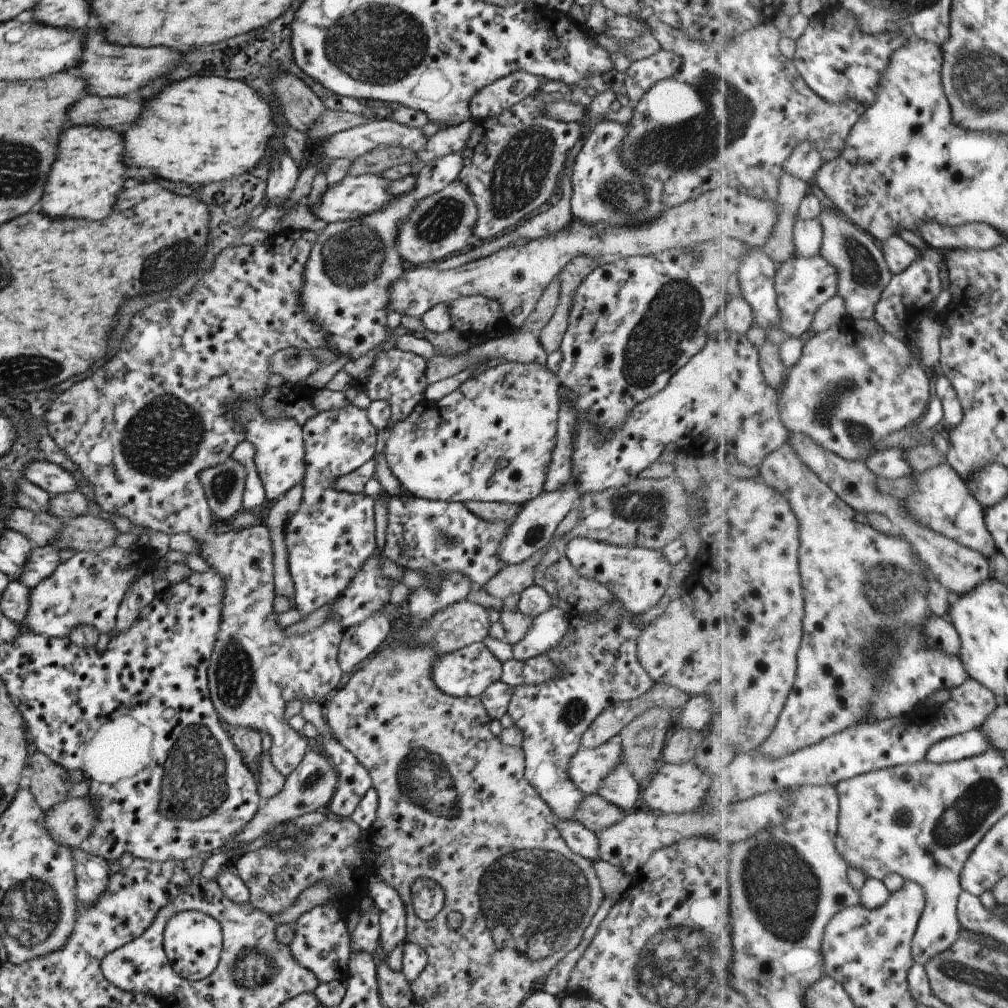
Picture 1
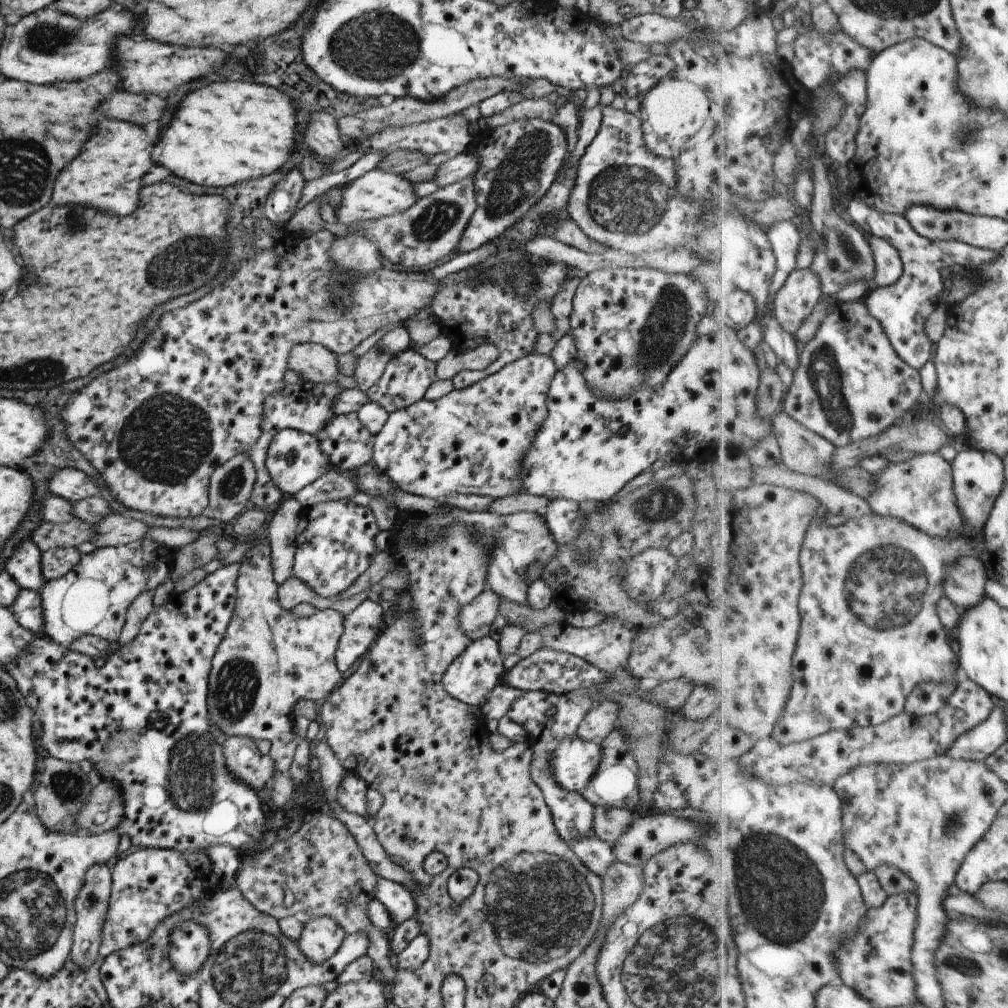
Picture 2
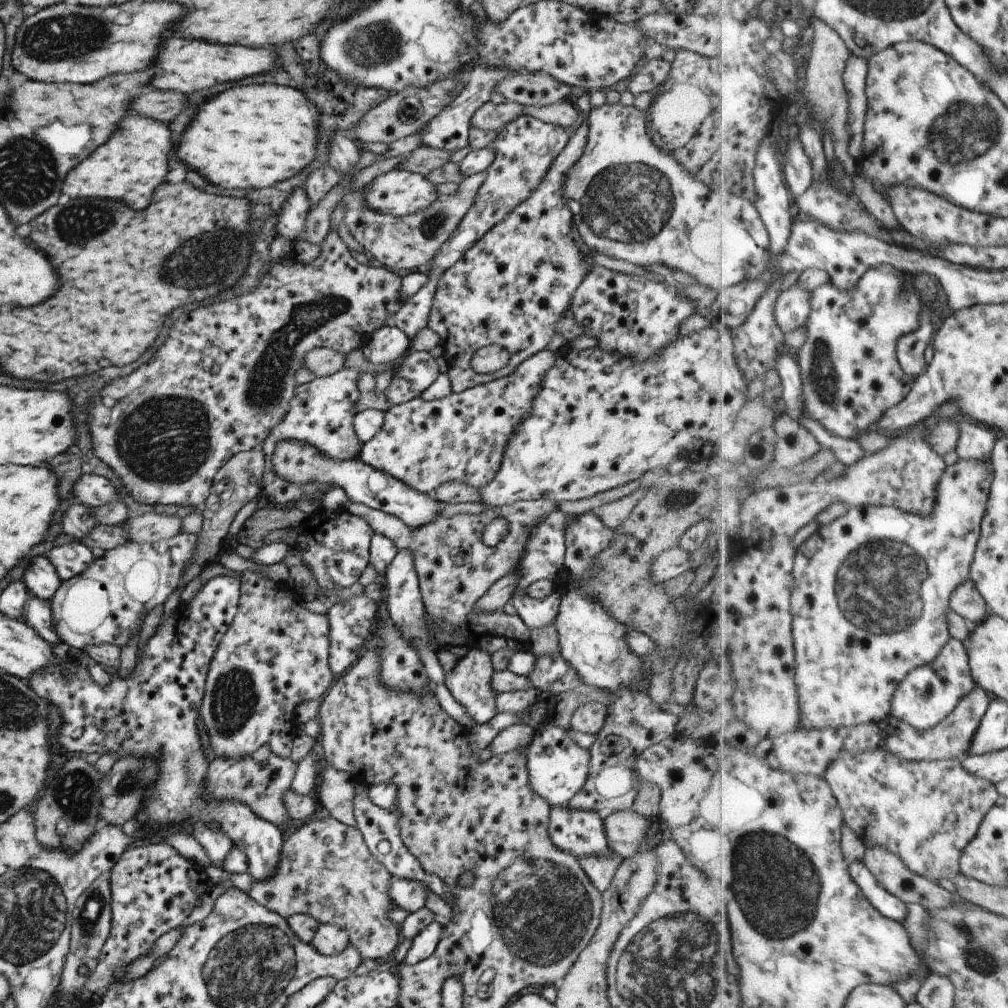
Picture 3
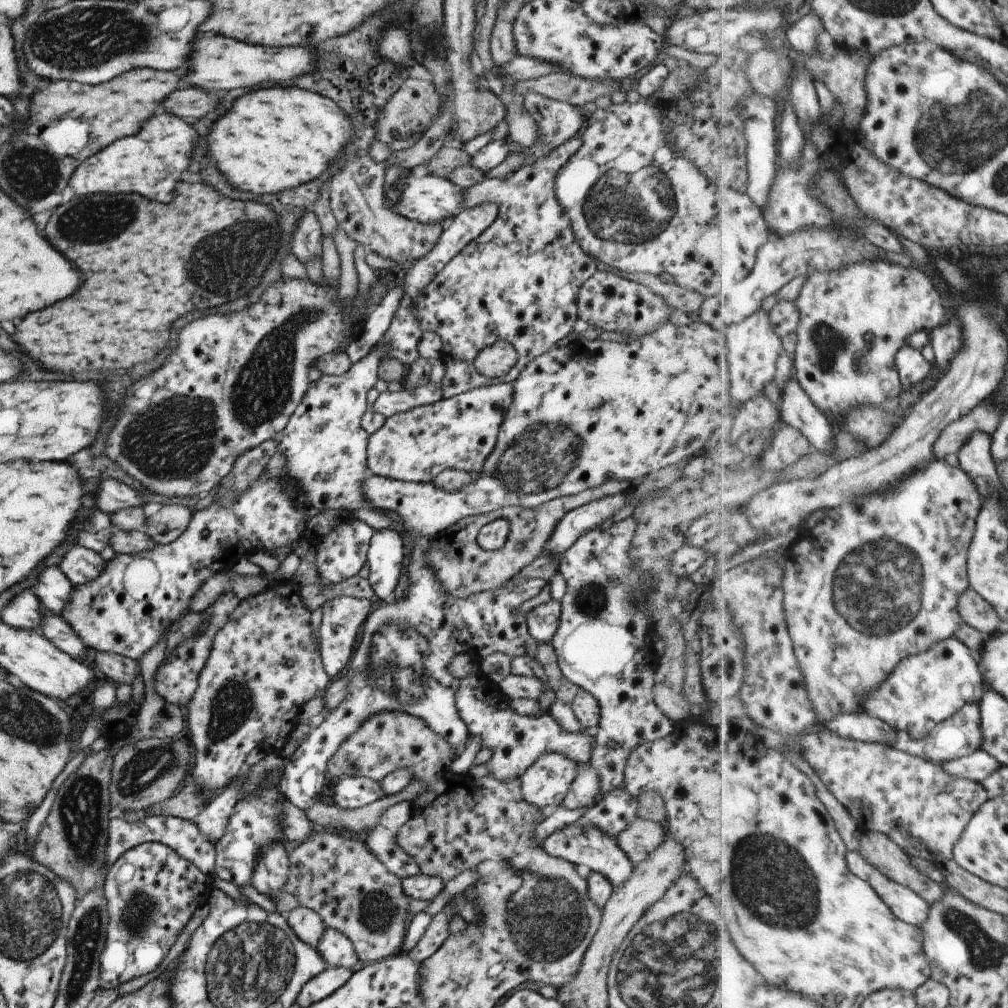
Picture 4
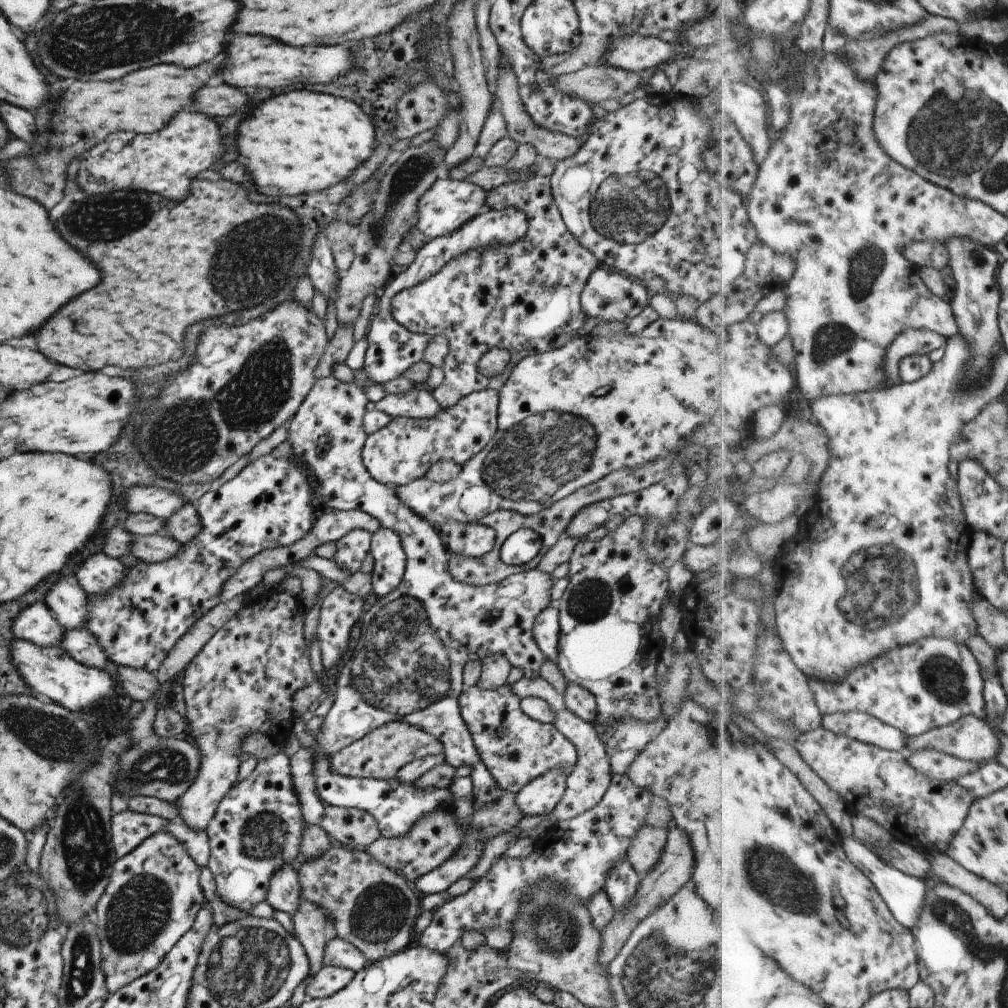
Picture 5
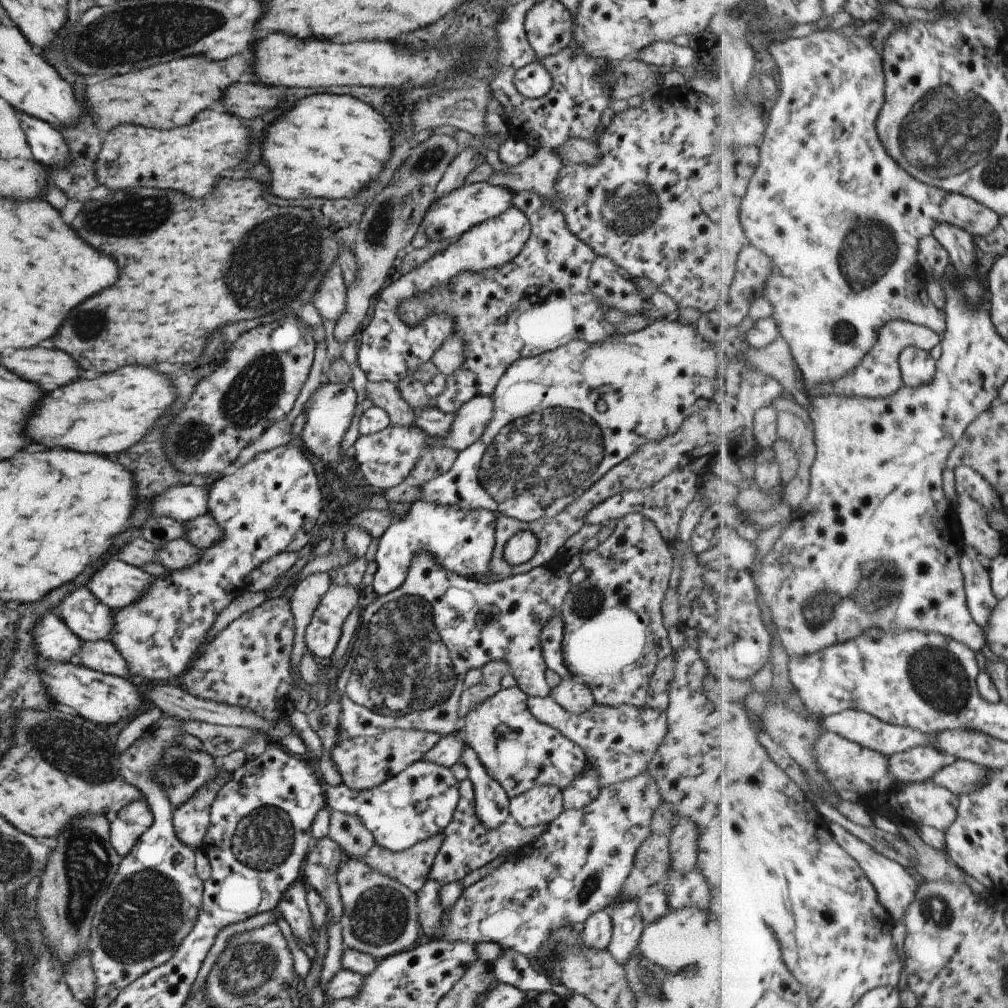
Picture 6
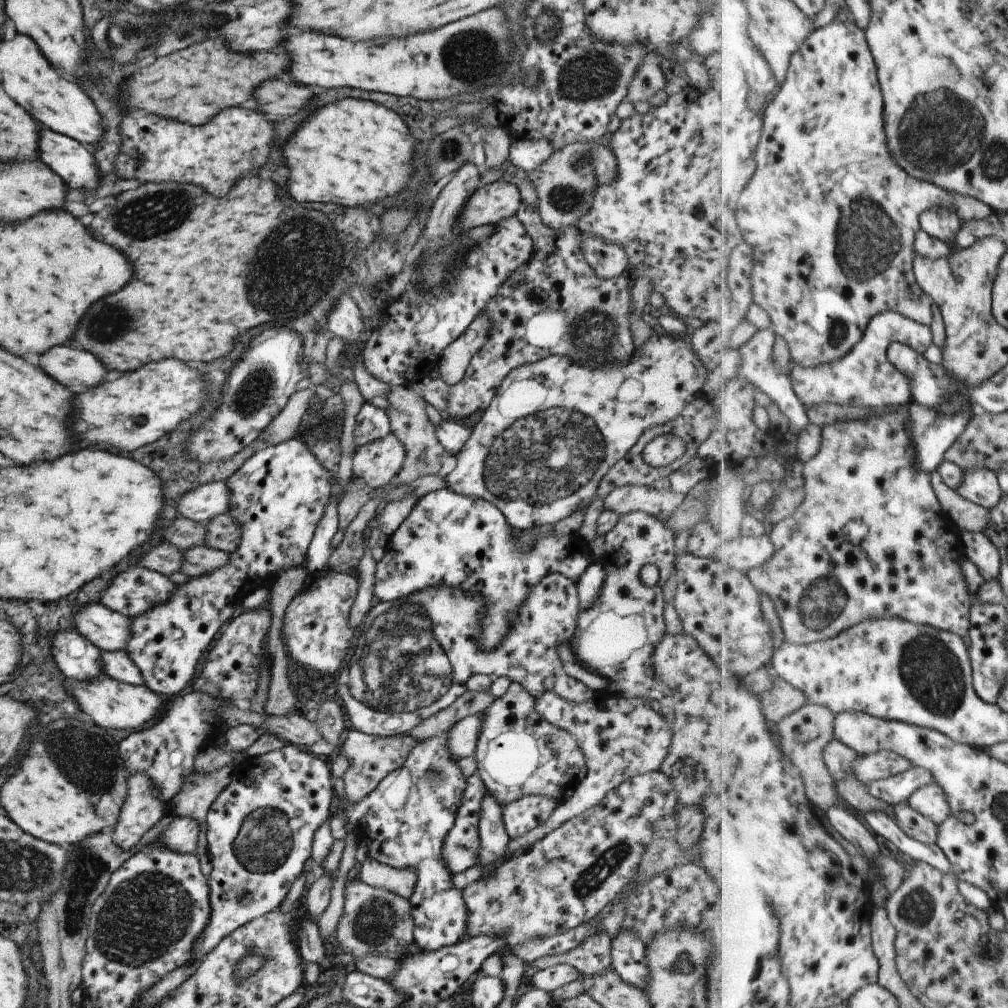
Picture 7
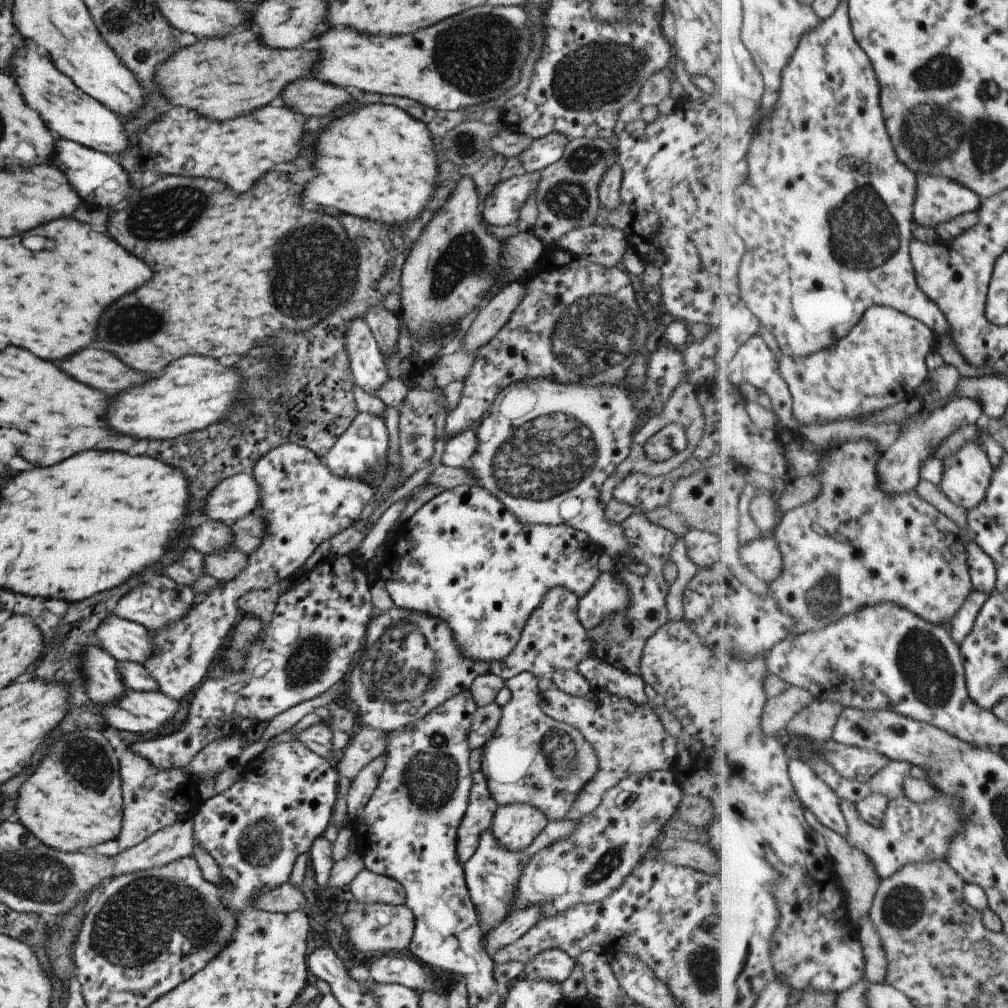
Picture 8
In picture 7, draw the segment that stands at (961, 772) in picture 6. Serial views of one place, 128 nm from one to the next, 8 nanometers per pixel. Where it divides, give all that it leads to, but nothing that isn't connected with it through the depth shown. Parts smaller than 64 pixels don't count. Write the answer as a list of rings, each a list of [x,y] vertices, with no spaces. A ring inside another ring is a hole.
[[[913,767],[897,776],[869,782],[868,787],[873,796],[898,805],[907,803],[916,790],[933,783],[937,783],[933,773],[923,767]]]

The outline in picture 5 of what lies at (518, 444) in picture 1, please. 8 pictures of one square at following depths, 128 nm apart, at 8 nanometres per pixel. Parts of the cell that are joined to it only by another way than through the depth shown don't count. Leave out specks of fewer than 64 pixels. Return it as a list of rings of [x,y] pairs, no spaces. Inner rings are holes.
[[[483,389],[466,394],[453,406],[439,409],[435,417],[426,419],[393,417],[385,426],[366,435],[360,454],[363,466],[373,480],[390,487],[396,487],[423,477],[429,467],[440,460],[462,465],[464,462],[468,462],[468,459],[477,454],[491,440],[497,428],[497,407],[498,392],[495,389]]]

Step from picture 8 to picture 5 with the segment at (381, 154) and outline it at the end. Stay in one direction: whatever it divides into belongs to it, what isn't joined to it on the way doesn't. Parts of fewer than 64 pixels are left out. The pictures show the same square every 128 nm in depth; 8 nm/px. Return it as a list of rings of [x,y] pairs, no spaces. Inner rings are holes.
[[[311,90],[259,102],[237,126],[237,158],[259,194],[295,196],[329,190],[361,166],[375,148],[373,122],[353,102]]]

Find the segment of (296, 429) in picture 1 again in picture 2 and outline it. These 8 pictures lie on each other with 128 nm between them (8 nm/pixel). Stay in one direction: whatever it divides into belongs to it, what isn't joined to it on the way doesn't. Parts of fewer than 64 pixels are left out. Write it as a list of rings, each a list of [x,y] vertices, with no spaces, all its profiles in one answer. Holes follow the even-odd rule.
[[[285,428],[271,438],[265,456],[265,470],[267,470],[269,478],[273,480],[273,486],[277,486],[277,490],[285,498],[293,497],[307,484],[321,478],[325,472],[346,473],[346,470],[327,462],[325,454],[319,448],[319,442],[313,436],[291,428]]]

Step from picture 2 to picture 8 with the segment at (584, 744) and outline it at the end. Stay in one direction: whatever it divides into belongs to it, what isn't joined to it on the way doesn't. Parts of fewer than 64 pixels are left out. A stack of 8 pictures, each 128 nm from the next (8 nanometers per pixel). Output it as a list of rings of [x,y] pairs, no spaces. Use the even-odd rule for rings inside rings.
[[[529,804],[499,805],[490,823],[491,836],[509,852],[525,850],[548,824]]]

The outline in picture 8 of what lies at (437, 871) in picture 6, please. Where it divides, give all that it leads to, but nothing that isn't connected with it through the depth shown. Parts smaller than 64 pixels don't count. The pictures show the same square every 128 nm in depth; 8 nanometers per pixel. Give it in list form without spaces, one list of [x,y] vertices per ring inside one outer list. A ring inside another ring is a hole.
[[[480,771],[472,773],[471,781],[467,808],[457,828],[457,858],[461,864],[475,852],[481,834],[490,828],[493,814],[498,808],[487,791],[485,776]]]

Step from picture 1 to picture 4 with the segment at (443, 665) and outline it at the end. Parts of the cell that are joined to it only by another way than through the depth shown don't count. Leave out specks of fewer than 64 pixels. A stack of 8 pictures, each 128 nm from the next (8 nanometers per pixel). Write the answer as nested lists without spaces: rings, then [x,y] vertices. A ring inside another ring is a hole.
[[[477,670],[477,675],[467,675],[457,679],[458,683],[454,692],[454,705],[457,709],[459,718],[466,726],[469,735],[480,738],[482,748],[487,747],[492,750],[492,755],[487,762],[489,774],[498,781],[508,781],[511,777],[521,776],[522,772],[532,765],[532,762],[543,753],[561,753],[573,762],[587,763],[590,760],[591,749],[594,743],[594,737],[587,733],[567,732],[562,726],[559,726],[548,713],[540,717],[521,716],[510,710],[509,700],[503,697],[499,691],[487,684],[483,674]]]

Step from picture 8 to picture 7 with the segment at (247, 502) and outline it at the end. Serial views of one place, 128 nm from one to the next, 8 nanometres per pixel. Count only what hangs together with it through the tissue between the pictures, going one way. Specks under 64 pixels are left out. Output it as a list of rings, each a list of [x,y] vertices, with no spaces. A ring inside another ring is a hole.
[[[224,481],[205,483],[188,490],[176,502],[176,516],[204,524],[211,517],[226,513],[228,488]]]

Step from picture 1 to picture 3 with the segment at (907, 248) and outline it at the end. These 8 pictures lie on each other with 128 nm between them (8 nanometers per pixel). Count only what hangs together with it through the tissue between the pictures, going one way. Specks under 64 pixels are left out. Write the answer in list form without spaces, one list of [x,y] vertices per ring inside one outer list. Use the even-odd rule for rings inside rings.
[[[883,263],[871,267],[865,273],[865,276],[861,277],[860,282],[857,284],[858,287],[852,291],[842,291],[833,282],[829,282],[821,286],[820,289],[812,292],[812,311],[805,324],[805,327],[808,328],[808,339],[800,348],[799,352],[796,353],[796,357],[802,370],[806,416],[810,419],[819,421],[835,436],[846,439],[857,439],[861,434],[865,434],[867,430],[871,430],[874,427],[877,428],[877,424],[884,417],[884,414],[887,413],[889,409],[897,406],[901,401],[904,401],[905,397],[913,390],[916,378],[908,375],[904,367],[901,366],[900,359],[898,358],[898,344],[900,338],[903,337],[904,334],[912,333],[913,330],[917,330],[917,327],[920,325],[919,312],[921,312],[921,302],[919,302],[919,294],[912,287],[906,286],[904,276],[905,274],[897,270],[894,266]]]

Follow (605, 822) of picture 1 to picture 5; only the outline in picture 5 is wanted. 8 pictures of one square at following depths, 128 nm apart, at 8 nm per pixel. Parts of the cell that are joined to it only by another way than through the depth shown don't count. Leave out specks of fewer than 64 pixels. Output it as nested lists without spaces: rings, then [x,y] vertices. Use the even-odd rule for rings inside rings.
[[[643,825],[631,838],[627,848],[627,862],[638,877],[645,876],[657,862],[666,843],[666,833],[664,829]]]

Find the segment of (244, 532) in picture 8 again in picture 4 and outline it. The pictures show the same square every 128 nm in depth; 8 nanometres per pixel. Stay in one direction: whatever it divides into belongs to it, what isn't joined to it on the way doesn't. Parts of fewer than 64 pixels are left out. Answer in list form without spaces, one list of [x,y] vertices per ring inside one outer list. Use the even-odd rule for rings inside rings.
[[[164,505],[147,517],[141,526],[148,539],[155,545],[173,542],[188,527],[191,510],[182,505]]]

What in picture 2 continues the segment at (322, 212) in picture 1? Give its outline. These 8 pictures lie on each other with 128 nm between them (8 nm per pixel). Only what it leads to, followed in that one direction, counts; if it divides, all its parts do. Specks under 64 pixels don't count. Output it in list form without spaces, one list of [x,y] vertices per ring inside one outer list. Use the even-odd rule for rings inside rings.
[[[374,169],[352,180],[342,190],[341,202],[334,210],[335,218],[341,225],[349,226],[353,222],[362,222],[379,217],[395,216],[413,206],[417,196],[413,194],[413,183],[407,182],[399,174]]]

